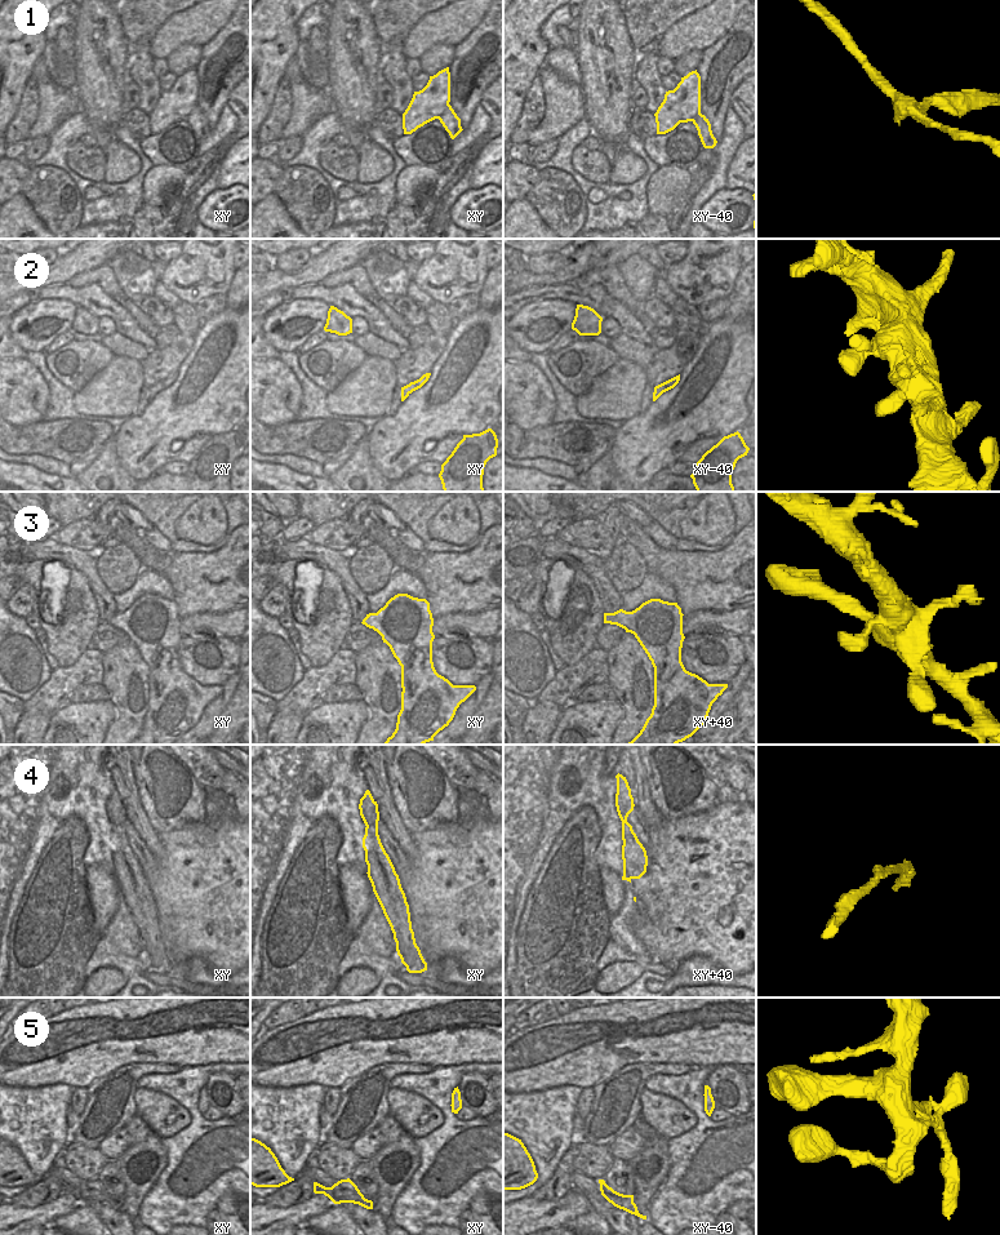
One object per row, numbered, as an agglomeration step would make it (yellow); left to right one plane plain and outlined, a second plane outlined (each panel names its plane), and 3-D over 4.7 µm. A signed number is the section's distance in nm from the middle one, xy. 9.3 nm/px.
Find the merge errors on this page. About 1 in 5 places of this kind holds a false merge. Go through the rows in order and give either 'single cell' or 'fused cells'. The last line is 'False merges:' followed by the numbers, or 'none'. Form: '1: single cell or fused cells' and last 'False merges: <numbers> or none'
1: fused cells
2: single cell
3: single cell
4: single cell
5: single cell
False merges: 1

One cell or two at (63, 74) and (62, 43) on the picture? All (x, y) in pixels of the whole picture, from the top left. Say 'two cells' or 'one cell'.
one cell

